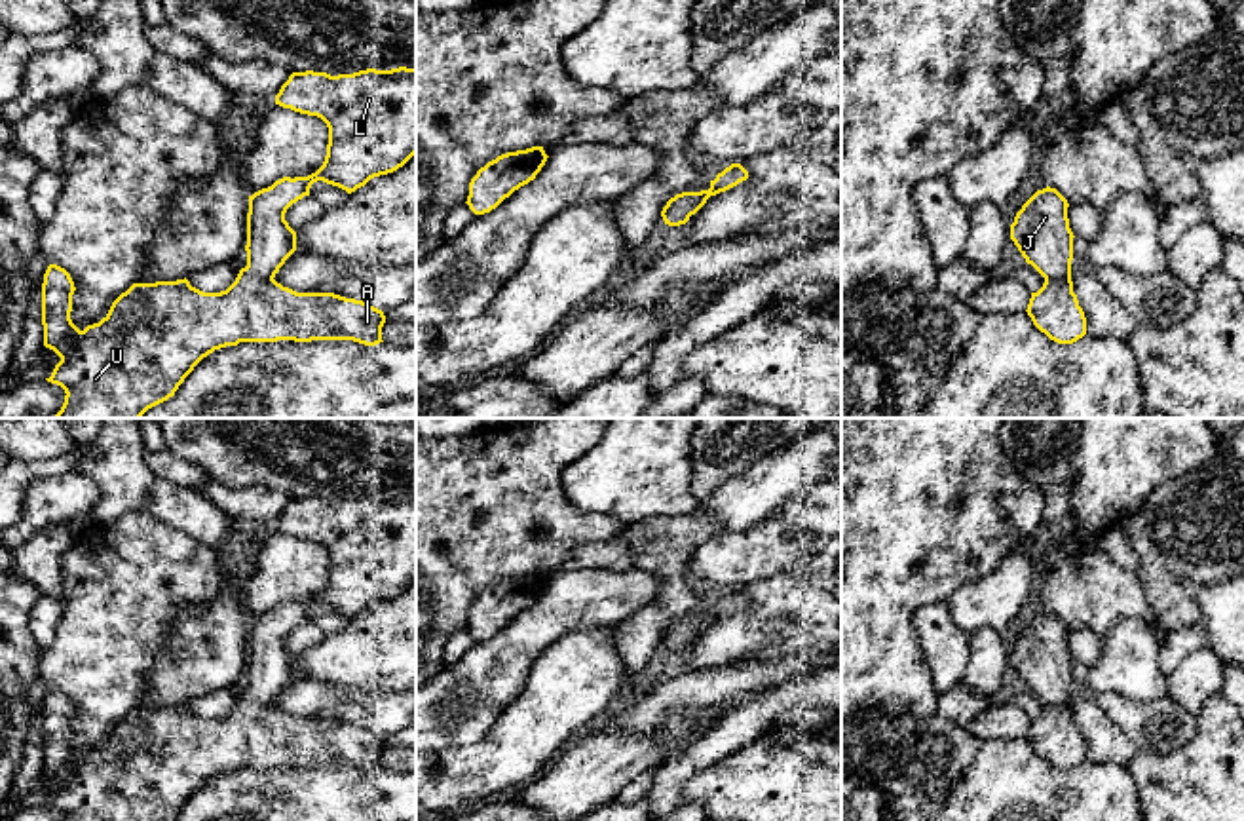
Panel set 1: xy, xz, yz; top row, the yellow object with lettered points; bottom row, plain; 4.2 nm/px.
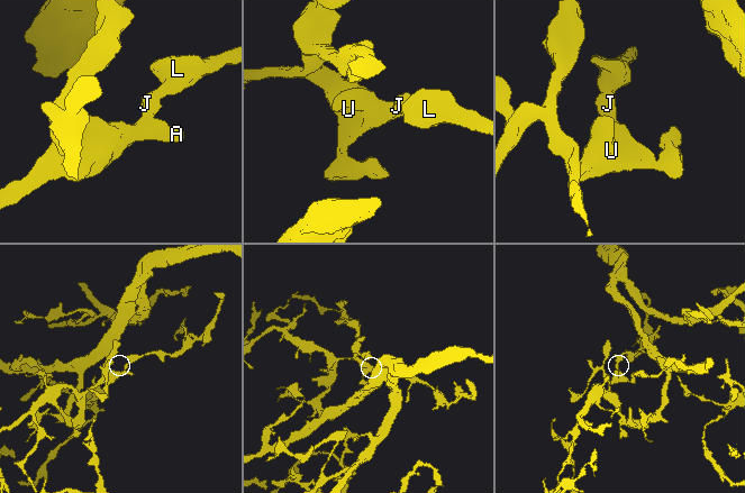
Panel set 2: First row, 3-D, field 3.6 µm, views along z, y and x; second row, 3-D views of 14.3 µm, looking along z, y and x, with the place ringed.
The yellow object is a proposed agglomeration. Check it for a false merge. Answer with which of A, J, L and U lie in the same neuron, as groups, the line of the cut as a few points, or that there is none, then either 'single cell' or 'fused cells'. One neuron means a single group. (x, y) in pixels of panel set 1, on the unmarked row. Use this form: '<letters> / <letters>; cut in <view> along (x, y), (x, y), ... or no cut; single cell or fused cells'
A J L U; no cut; single cell

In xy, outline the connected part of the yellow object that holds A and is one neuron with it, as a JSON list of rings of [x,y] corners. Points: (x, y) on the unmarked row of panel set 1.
[[[367,494],[338,502],[292,498],[275,521],[275,530],[321,544],[329,553],[327,582],[315,599],[283,602],[249,621],[247,692],[236,707],[220,718],[203,718],[186,703],[133,709],[99,749],[80,756],[70,745],[74,707],[65,694],[49,690],[42,709],[44,772],[61,787],[47,808],[61,811],[66,821],[175,821],[203,783],[239,768],[384,768],[382,735],[334,718],[296,718],[273,703],[296,677],[296,658],[285,646],[285,639],[310,621],[313,608],[323,606],[351,620],[370,604],[397,597],[416,580],[416,494]]]

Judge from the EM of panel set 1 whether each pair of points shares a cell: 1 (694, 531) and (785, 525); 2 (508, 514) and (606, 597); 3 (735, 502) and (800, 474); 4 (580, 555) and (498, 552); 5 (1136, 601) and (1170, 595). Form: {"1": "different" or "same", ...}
{"1": "different", "2": "different", "3": "same", "4": "different", "5": "different"}

